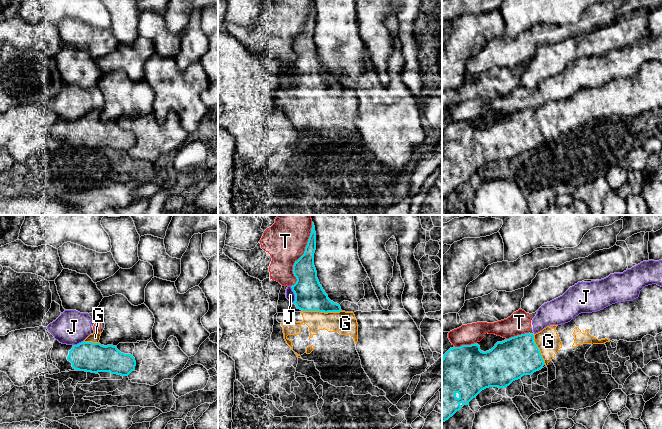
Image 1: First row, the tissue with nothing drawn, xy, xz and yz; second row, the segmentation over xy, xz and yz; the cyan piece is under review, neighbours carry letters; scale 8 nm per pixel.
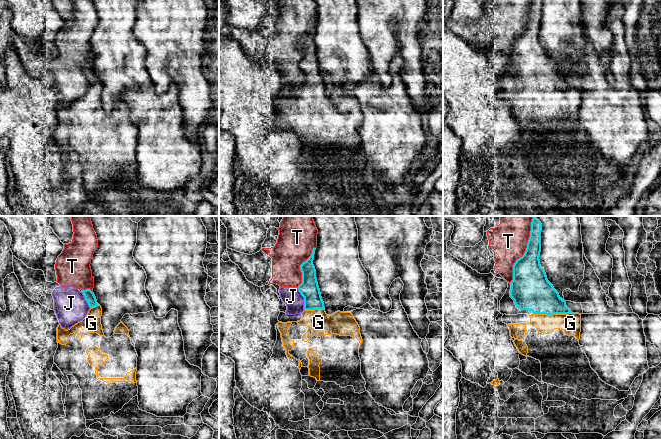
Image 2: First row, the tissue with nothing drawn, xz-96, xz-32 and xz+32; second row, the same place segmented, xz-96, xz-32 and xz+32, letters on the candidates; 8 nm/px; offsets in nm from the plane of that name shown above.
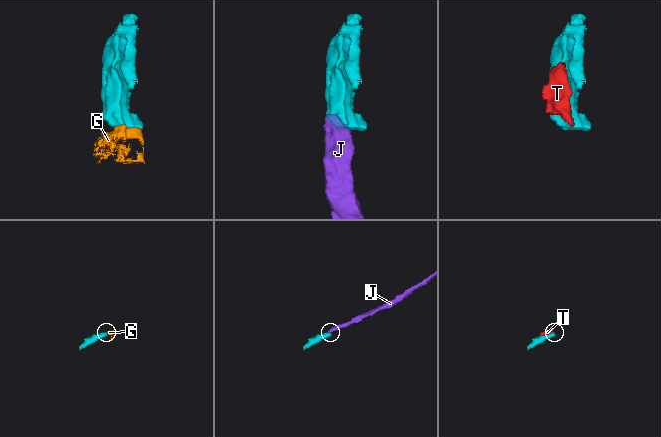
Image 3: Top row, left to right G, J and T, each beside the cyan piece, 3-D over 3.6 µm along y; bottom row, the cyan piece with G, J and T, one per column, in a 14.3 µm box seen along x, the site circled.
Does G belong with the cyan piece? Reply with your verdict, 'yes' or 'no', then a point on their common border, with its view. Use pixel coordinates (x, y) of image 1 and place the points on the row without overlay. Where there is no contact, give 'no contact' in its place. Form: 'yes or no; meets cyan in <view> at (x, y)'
yes; meets cyan in xz at (322, 87)

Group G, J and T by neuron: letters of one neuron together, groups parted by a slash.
G / J T

